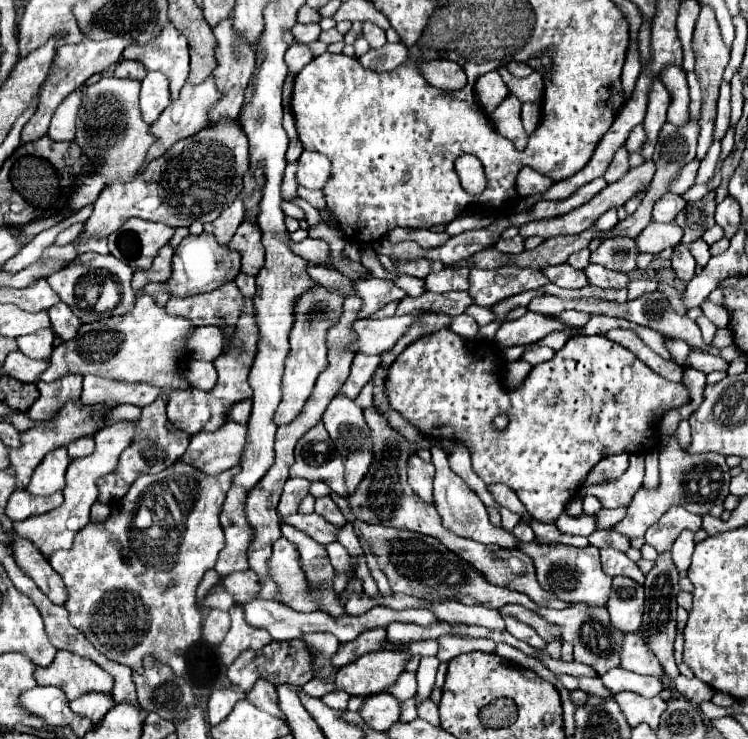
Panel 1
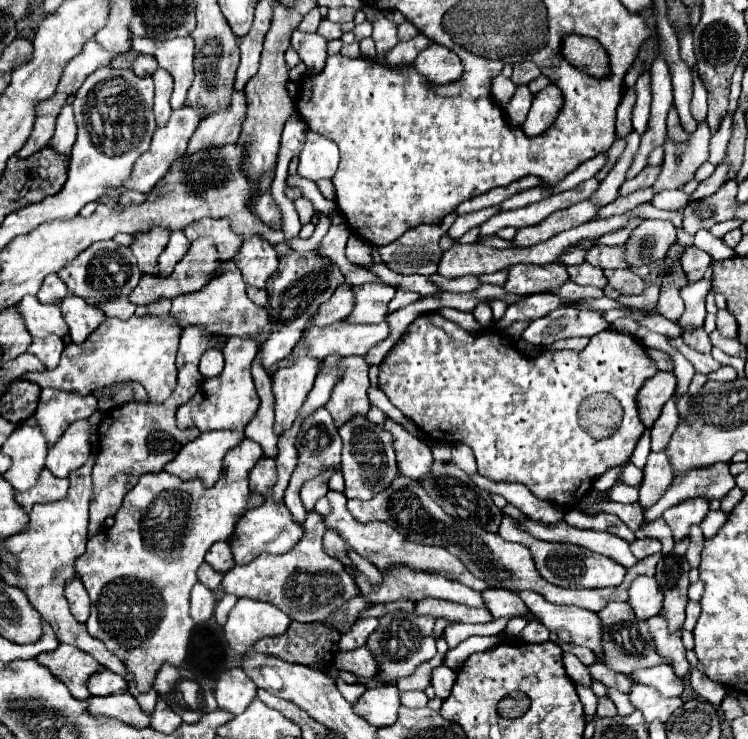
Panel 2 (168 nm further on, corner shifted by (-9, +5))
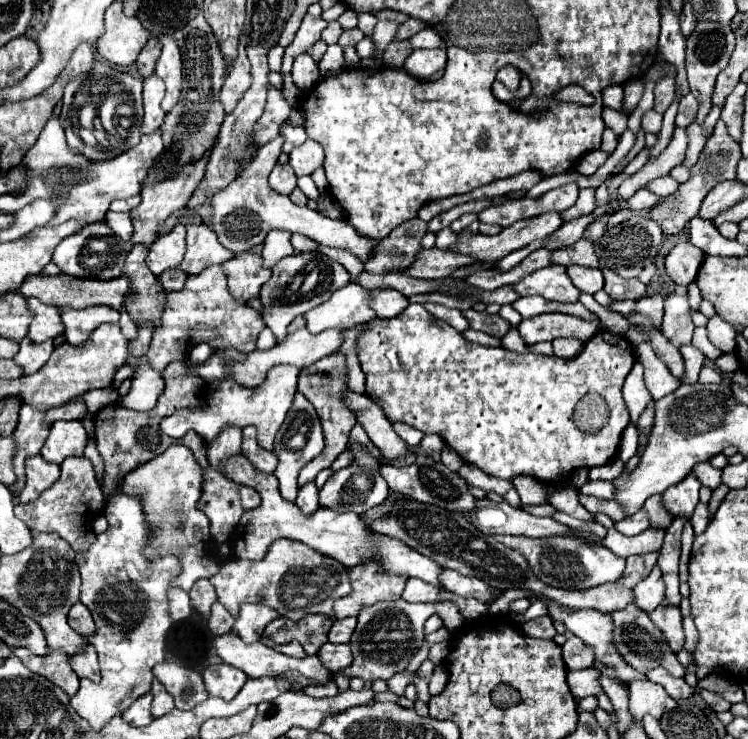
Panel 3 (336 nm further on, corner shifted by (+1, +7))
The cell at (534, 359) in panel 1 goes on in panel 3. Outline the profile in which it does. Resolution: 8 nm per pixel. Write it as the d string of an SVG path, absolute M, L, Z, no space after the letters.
M557 338L553 340L553 352L561 358L573 358L581 350L583 342L579 338Z

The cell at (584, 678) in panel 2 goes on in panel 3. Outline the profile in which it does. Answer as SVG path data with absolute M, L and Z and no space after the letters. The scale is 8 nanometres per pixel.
M585 668L585 670L569 670L567 682L576 699L585 696L595 696L601 692L601 686L597 682L597 668Z

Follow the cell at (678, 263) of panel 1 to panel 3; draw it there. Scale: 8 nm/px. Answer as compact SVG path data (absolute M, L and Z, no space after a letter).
M689 242L677 244L665 258L665 270L679 286L689 286L699 272L705 254Z

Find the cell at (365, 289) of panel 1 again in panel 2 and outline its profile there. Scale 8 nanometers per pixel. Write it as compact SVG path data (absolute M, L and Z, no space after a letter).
M361 284L351 286L351 290L355 294L355 306L345 320L351 320L353 324L379 324L379 320L385 320L395 288L387 284Z

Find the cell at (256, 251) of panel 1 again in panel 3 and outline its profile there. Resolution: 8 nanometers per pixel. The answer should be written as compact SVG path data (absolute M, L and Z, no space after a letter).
M241 252L235 254L229 262L221 264L227 280L229 290L239 302L247 302L253 296L259 296L259 288L269 280L271 270L263 268L261 254L255 252Z

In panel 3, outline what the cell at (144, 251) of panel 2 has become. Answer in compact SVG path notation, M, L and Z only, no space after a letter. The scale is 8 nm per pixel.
M135 244L127 254L123 276L131 280L133 292L125 298L125 310L133 322L151 320L157 326L157 318L161 318L161 302L165 302L165 290L147 268L147 254L149 248L145 244Z

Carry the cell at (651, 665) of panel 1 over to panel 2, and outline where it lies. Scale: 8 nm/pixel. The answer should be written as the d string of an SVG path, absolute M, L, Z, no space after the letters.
M661 614L651 616L647 620L651 634L653 634L653 642L657 646L657 652L669 660L673 660L673 668L677 676L685 676L689 670L689 662L685 658L685 646L681 642L681 630L679 632L667 632L667 620L663 620Z

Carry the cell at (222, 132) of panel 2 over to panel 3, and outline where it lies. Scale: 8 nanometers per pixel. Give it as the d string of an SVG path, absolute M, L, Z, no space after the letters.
M211 150L205 152L203 158L195 160L195 162L189 162L185 166L181 166L173 176L165 178L165 180L159 180L155 184L149 184L141 190L141 204L137 208L131 210L131 220L133 220L133 226L135 226L135 232L133 232L133 238L131 242L145 242L145 244L151 244L155 238L157 238L157 222L163 222L169 214L173 214L175 210L181 210L185 208L189 196L195 192L195 188L199 186L199 182L203 180L203 174L205 174L205 166L209 162L209 156L211 156Z

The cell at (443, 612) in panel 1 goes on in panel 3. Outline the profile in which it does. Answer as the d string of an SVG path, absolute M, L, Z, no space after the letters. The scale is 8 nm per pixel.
M241 454L241 458L233 458L233 462L229 462L229 466L225 466L225 474L233 482L241 482L245 486L255 488L263 498L263 502L257 508L247 510L243 514L241 522L237 524L237 530L233 534L233 552L237 558L261 560L261 558L265 558L265 554L269 552L269 548L275 540L289 538L289 540L299 540L299 542L315 548L319 554L341 562L345 568L355 568L365 562L377 562L385 574L419 578L431 586L443 588L443 584L441 584L443 568L439 564L435 564L431 558L417 554L417 550L405 546L403 542L397 542L395 538L385 538L377 532L369 532L363 526L363 522L359 520L359 516L353 512L339 514L329 508L319 508L311 516L301 514L301 510L297 510L297 506L293 502L287 504L281 498L277 478L273 474L259 472L243 454Z

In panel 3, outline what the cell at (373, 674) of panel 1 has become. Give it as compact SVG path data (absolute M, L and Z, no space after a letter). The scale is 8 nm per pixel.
M327 642L319 650L319 660L331 674L335 674L337 670L343 670L343 668L351 666L353 652L351 652L349 644L331 644L331 642Z

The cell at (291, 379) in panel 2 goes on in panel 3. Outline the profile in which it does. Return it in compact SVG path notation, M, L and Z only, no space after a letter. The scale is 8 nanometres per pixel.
M281 364L281 366L273 366L269 370L265 382L261 386L257 386L257 390L237 384L233 376L227 376L223 380L213 380L213 382L209 382L209 390L207 390L207 398L205 398L203 406L199 404L197 408L177 410L175 416L163 418L161 430L171 438L183 438L187 430L195 430L205 442L213 442L213 438L217 438L217 434L225 426L243 428L243 426L253 424L259 432L259 446L265 450L273 450L275 434L279 432L289 408L293 406L297 376L299 376L297 366Z

